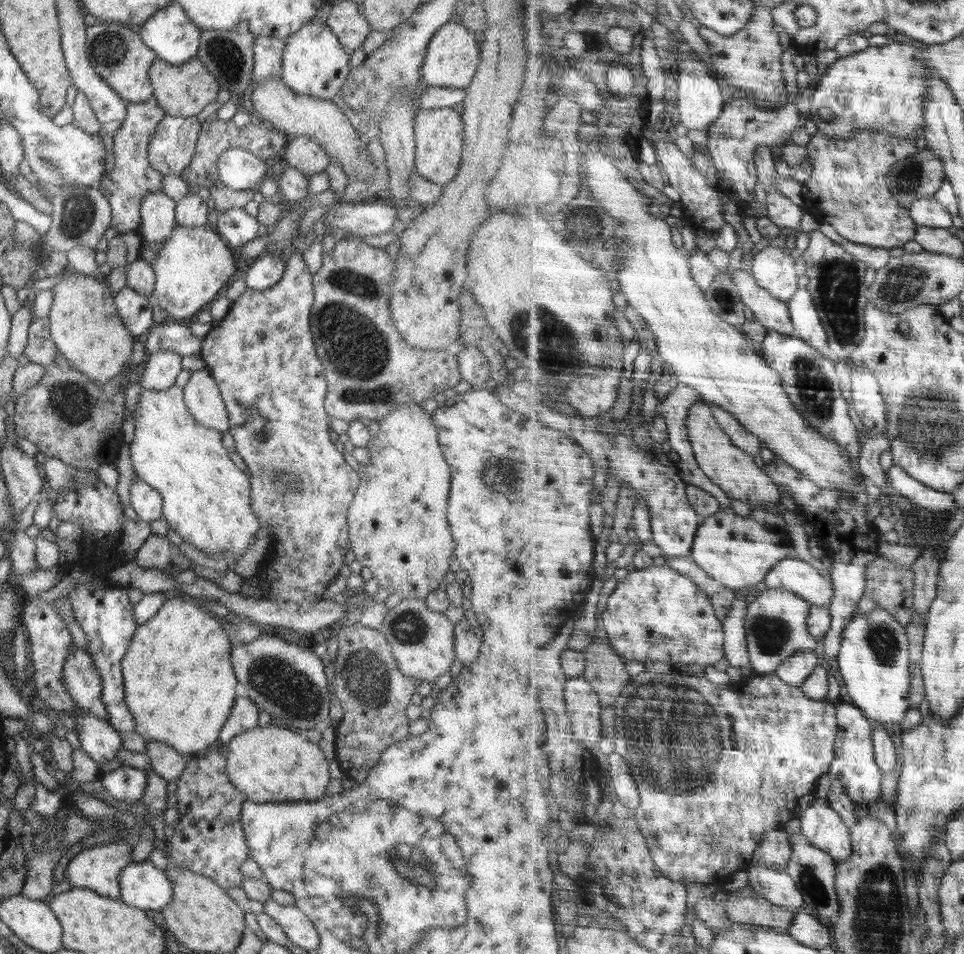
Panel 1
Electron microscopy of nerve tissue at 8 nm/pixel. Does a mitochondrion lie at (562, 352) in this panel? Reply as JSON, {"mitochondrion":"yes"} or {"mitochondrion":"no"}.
{"mitochondrion":"yes"}

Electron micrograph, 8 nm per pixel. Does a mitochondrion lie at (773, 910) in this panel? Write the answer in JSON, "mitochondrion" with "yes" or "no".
{"mitochondrion":"no"}

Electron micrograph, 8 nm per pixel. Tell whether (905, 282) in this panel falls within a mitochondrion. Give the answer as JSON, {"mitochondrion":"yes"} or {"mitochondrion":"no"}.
{"mitochondrion":"yes"}

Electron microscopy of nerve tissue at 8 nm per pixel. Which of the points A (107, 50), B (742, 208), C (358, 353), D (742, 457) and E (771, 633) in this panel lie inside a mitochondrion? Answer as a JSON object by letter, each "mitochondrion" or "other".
{"A":"mitochondrion","B":"other","C":"mitochondrion","D":"other","E":"mitochondrion"}

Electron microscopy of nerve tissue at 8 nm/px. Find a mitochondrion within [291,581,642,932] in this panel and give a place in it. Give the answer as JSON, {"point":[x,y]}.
{"point":[366,676]}

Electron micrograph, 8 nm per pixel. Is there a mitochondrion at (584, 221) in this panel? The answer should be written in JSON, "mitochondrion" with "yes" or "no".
{"mitochondrion":"yes"}

